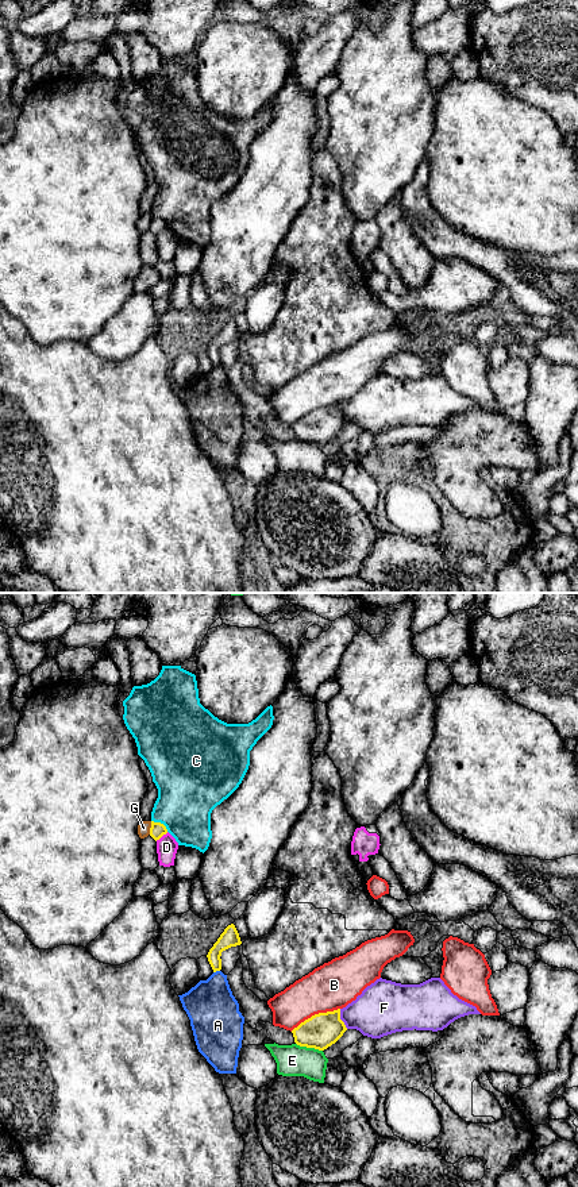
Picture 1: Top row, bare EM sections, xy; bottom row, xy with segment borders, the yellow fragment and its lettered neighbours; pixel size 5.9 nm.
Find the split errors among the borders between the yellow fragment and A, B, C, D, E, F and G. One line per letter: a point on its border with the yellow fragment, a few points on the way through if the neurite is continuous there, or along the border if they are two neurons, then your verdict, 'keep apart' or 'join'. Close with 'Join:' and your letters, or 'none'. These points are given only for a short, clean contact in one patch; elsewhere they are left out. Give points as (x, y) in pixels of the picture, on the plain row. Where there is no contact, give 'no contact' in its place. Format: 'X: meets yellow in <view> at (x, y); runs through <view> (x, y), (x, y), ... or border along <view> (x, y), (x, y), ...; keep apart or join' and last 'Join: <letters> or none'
A: meets yellow in xy at (216, 365); border along xy (219, 365), (214, 367); keep apart
B: meets yellow in xy at (315, 409); keep apart
C: meets yellow in xy at (160, 218); keep apart
D: meets yellow in xy at (161, 231); border along xy (168, 227), (155, 235); keep apart
E: meets yellow in xy at (309, 442); border along xy (296, 438), (322, 446); keep apart
F: meets yellow in xy at (339, 413); keep apart
G: meets yellow in xy at (150, 223); border along xy (151, 216), (149, 228); keep apart
Join: none

